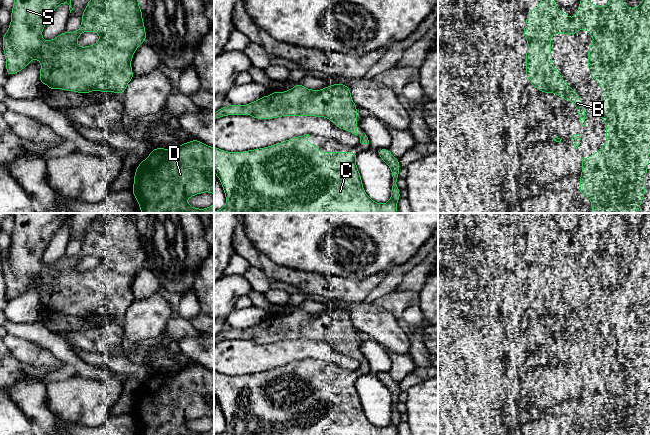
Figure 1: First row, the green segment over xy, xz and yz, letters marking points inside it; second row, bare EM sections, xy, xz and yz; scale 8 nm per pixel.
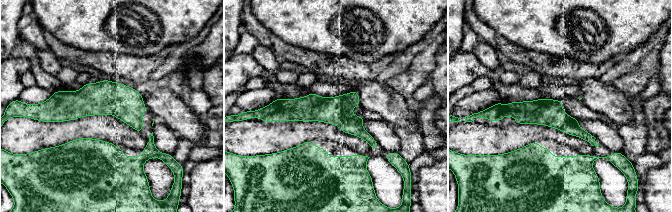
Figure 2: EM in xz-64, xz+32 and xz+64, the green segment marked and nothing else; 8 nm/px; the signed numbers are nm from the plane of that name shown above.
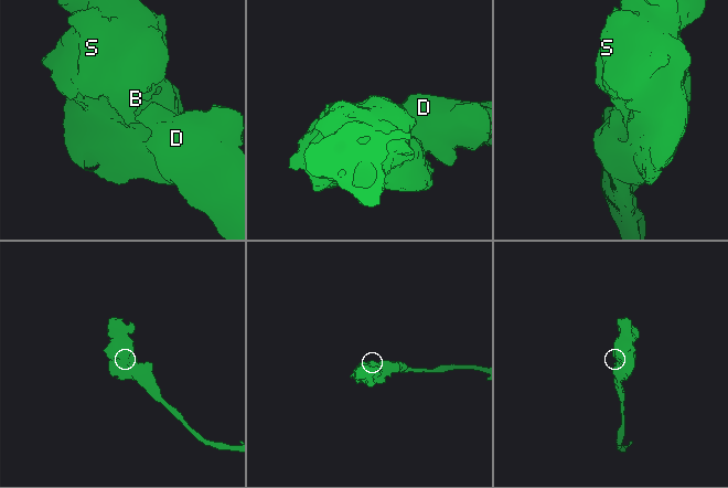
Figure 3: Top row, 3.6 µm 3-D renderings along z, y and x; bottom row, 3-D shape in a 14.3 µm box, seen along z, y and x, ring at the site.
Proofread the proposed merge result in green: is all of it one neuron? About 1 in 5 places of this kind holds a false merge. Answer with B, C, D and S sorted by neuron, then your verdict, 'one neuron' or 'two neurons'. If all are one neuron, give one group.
groups B C D S; one neuron

